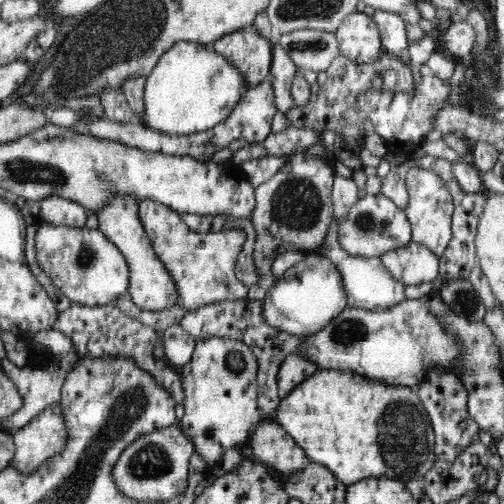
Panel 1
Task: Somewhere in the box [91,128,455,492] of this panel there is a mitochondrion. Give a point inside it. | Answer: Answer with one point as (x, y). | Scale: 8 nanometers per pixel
(403, 438)

